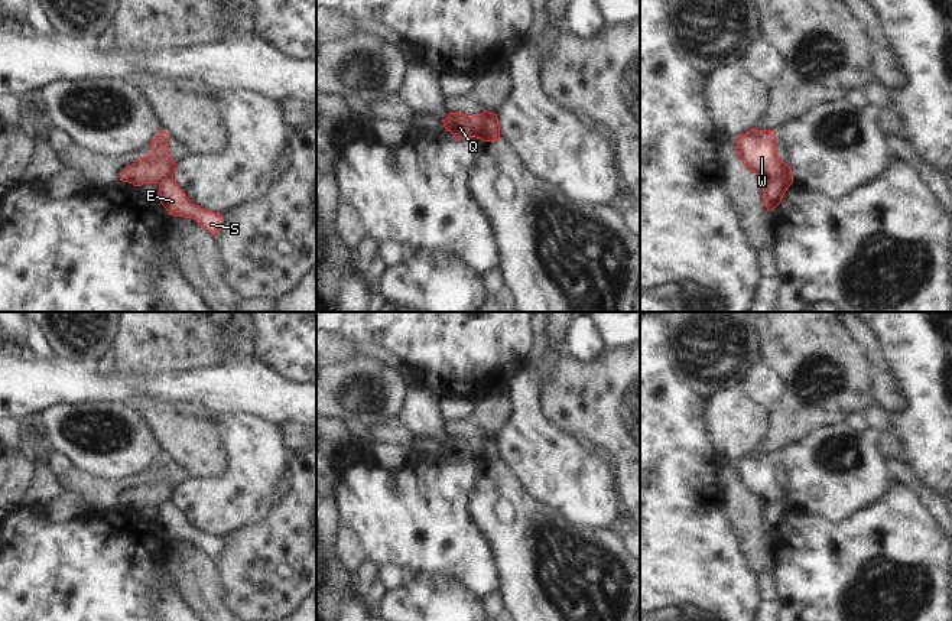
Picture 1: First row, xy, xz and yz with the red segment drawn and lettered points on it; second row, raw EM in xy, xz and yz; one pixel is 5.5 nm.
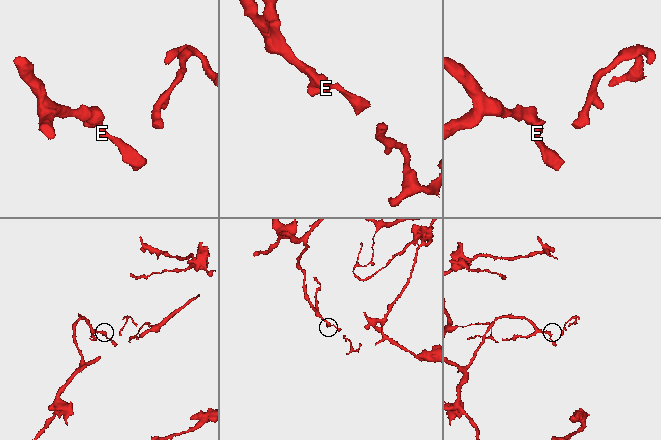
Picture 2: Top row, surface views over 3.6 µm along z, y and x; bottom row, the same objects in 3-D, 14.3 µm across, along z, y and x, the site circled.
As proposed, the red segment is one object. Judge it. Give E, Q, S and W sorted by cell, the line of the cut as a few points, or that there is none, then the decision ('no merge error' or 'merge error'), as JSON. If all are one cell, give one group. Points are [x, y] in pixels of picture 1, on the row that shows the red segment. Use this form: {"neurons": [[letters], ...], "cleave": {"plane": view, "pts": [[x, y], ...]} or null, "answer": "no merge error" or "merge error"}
{"neurons": [["E", "S"], ["Q", "W"]], "cleave": {"plane": "xz", "pts": [[491, 113], [484, 140]]}, "answer": "merge error"}

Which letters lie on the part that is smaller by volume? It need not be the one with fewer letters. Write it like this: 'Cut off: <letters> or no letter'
Cut off: E, S

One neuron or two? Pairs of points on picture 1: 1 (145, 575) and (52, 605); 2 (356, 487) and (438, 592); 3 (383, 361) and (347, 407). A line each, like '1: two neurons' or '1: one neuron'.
1: one neuron
2: two neurons
3: one neuron

